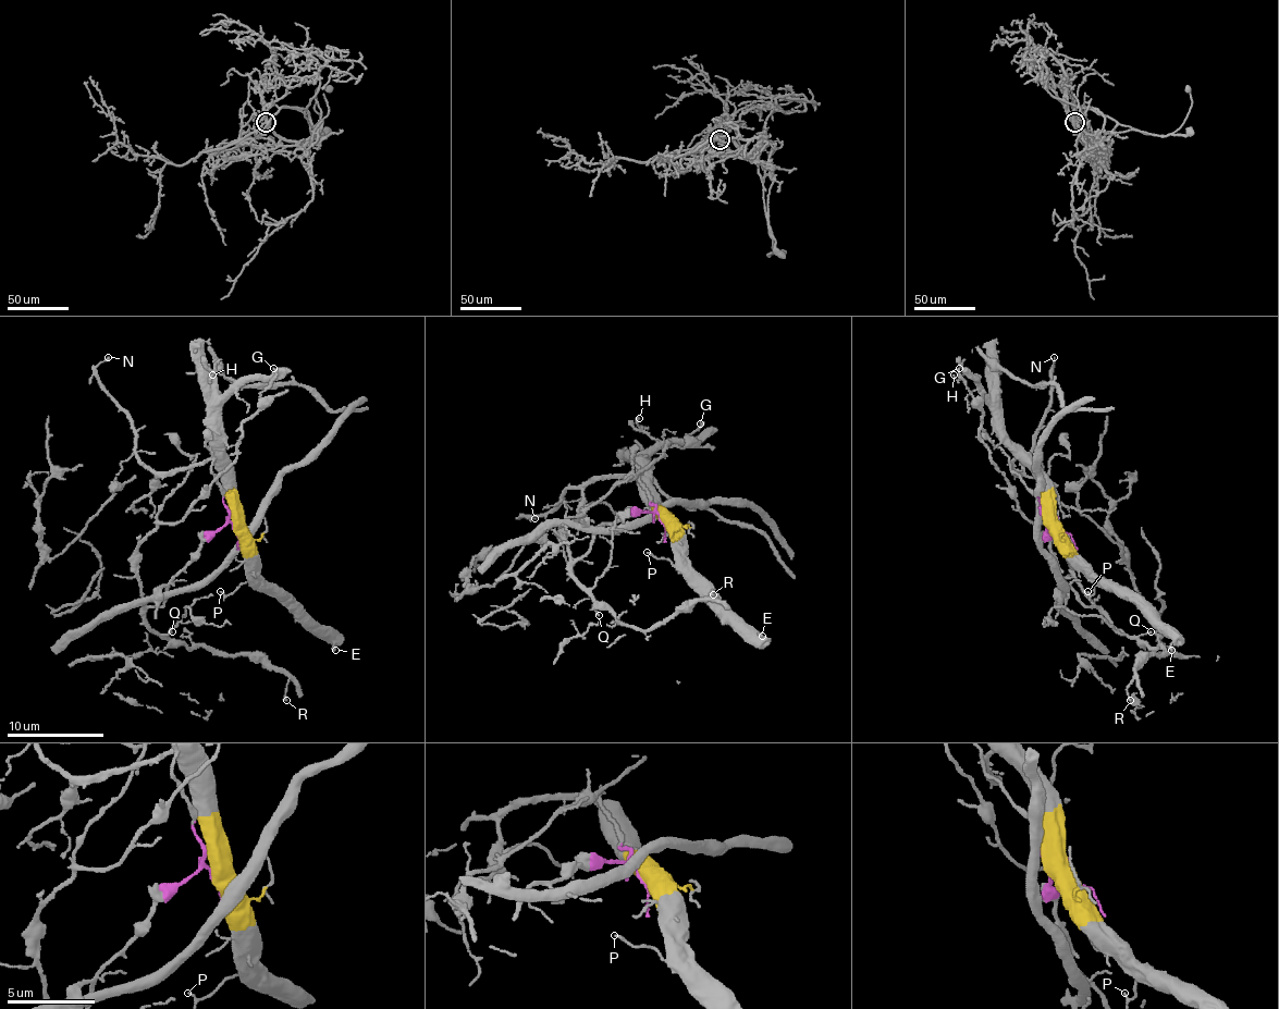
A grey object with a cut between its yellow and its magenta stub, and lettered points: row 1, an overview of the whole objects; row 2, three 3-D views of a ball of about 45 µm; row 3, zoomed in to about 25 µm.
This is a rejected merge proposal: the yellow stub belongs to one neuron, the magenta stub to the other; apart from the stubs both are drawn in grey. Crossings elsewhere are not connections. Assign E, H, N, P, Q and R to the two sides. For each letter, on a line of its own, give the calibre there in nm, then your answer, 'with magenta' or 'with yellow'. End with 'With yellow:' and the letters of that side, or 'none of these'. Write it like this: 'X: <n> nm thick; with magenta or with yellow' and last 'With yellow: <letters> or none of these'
E: 140 nm thick; with yellow
H: 120 nm thick; with yellow
N: 100 nm thick; with yellow
P: 130 nm thick; with yellow
Q: 110 nm thick; with magenta
R: 150 nm thick; with magenta
With yellow: E, H, N, P

